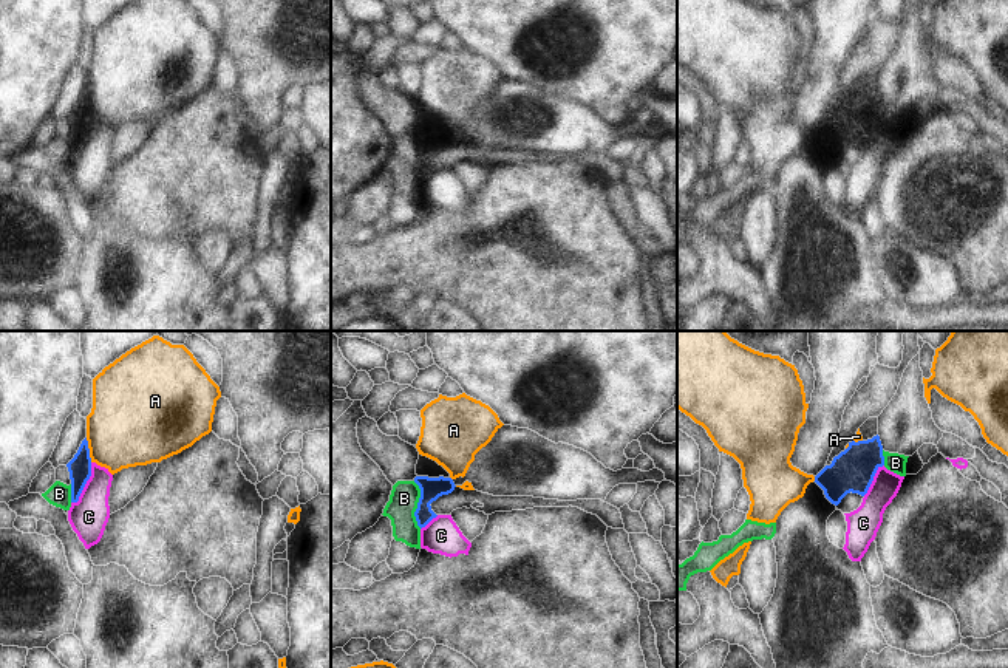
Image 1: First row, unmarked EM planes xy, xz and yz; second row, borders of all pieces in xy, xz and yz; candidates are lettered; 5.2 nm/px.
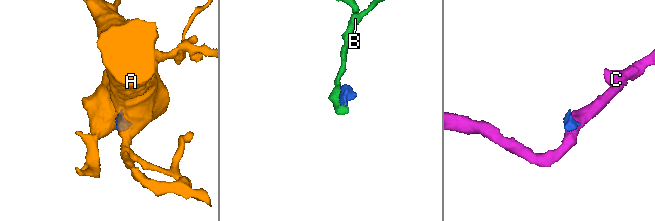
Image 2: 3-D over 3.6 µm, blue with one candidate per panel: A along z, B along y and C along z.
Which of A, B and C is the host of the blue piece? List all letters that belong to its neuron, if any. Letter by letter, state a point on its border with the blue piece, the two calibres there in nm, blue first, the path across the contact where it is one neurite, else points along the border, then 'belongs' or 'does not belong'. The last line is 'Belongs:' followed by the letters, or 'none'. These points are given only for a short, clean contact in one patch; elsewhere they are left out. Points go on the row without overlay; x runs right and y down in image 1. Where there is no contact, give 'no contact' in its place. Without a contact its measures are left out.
A: xy (88, 104) | 120/420 nm | across xy (79, 121), (88, 104), (113, 95), (129, 79) | belongs
B: xz (418, 158) | 110/150 nm | along xz (413, 135), (419, 143), (415, 173), (421, 181) | does not belong
C: xy (85, 136) | 120/200 nm | along xy (91, 116), (91, 129), (79, 152), (71, 156) | does not belong
Belongs: A

